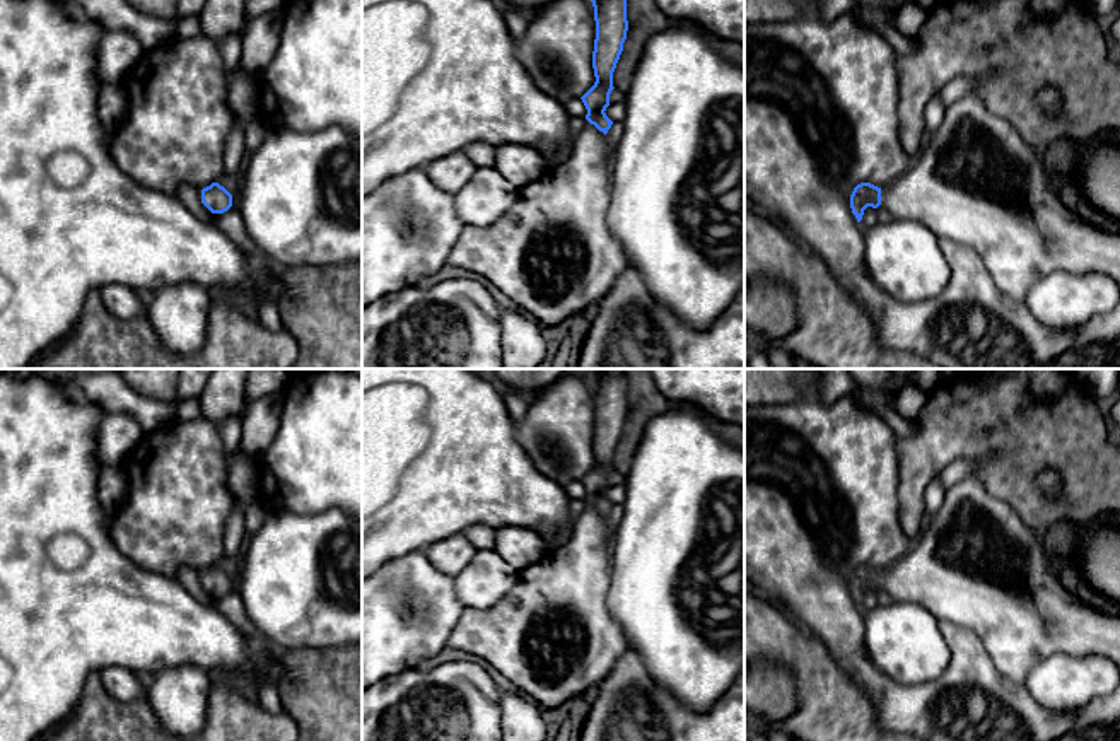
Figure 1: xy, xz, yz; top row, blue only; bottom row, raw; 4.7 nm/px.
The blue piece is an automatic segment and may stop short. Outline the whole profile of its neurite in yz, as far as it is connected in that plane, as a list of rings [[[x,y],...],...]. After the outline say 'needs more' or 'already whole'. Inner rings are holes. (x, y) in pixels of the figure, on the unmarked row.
[[[968,476],[946,488],[944,502],[929,517],[919,543],[884,570],[860,565],[850,577],[850,591],[857,604],[867,589],[883,587],[893,601],[922,604],[937,620],[951,621],[958,632],[973,632],[983,644],[999,673],[1016,683],[1024,683],[1028,671],[1053,654],[1089,656],[1111,659],[1120,669],[1120,615],[1113,610],[1101,613],[1081,603],[1059,575],[1040,540],[1024,524],[1014,507],[994,495],[975,478]]] | needs more

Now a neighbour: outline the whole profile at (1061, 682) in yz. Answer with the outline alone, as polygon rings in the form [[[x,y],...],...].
[[[1053,654],[1035,664],[1024,686],[1043,707],[1069,712],[1086,707],[1091,700],[1108,695],[1120,681],[1118,666],[1098,654]]]

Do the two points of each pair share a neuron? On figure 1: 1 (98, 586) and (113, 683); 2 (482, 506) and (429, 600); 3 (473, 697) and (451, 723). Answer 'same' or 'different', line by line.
1: different
2: different
3: same

